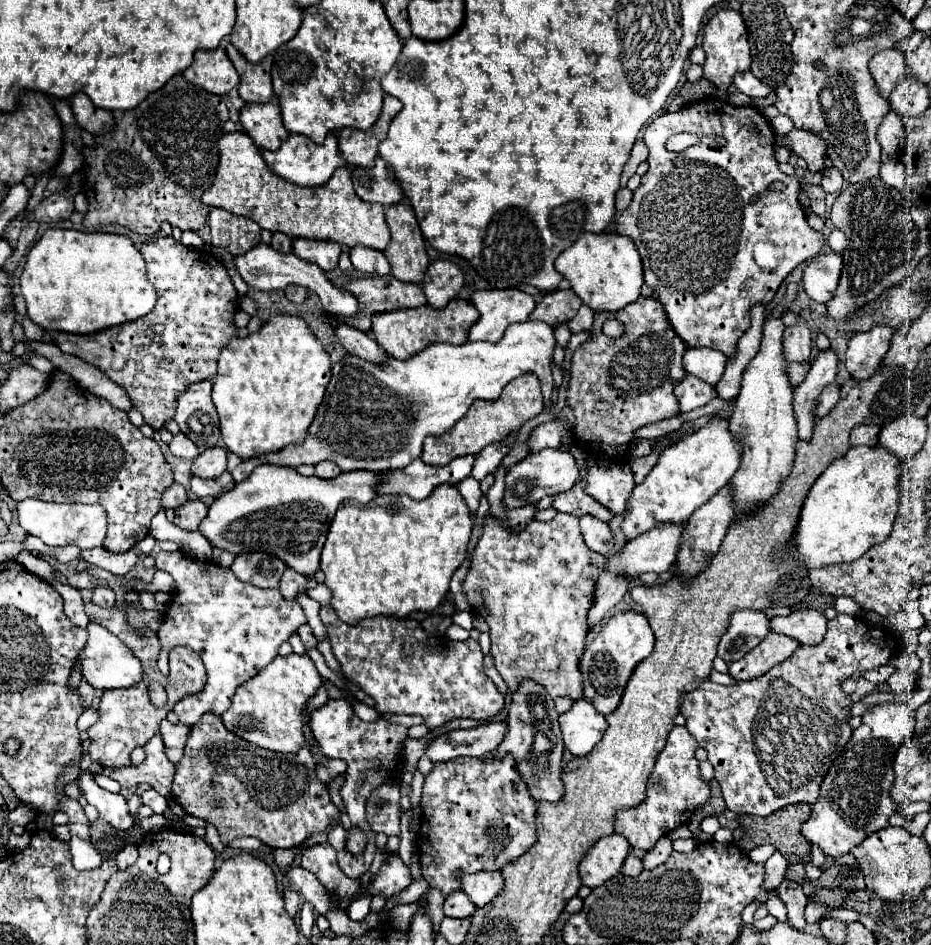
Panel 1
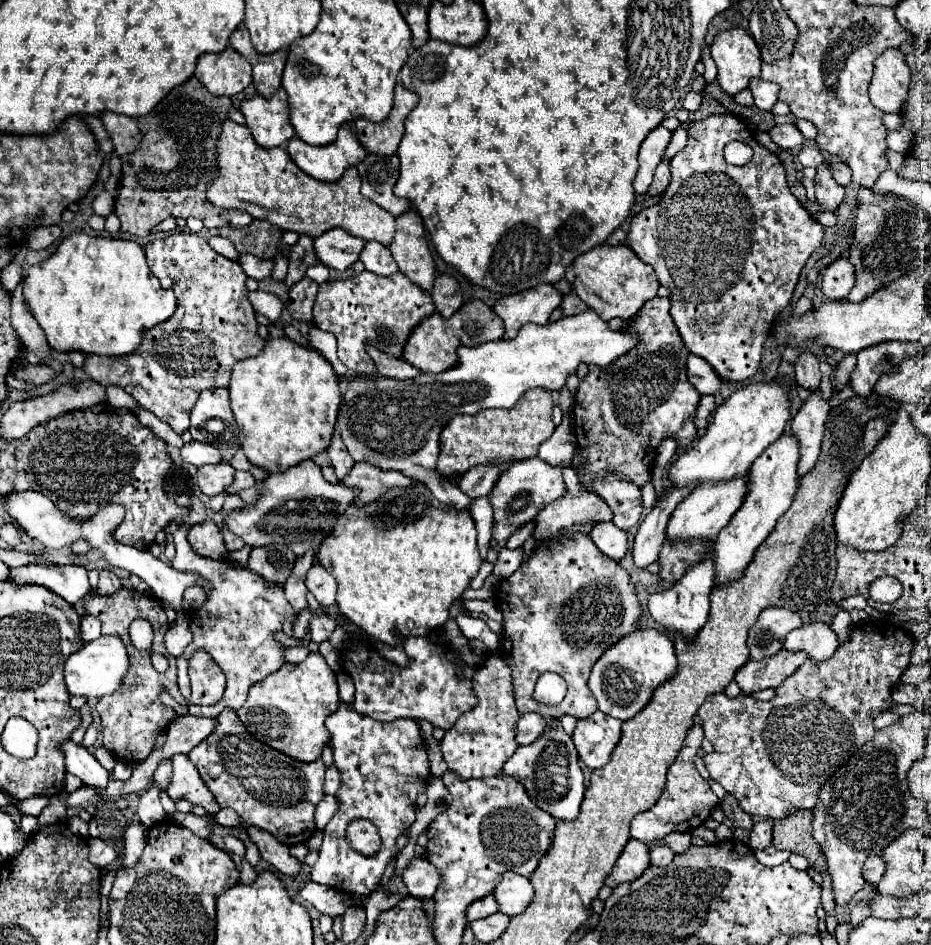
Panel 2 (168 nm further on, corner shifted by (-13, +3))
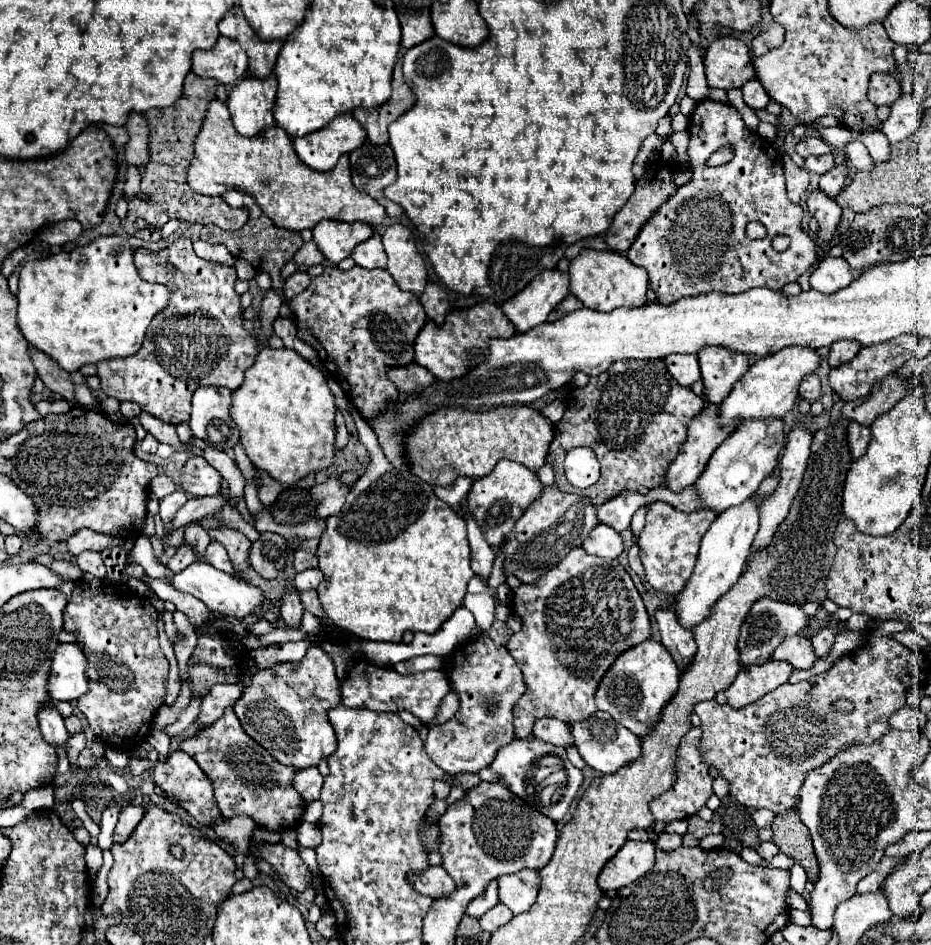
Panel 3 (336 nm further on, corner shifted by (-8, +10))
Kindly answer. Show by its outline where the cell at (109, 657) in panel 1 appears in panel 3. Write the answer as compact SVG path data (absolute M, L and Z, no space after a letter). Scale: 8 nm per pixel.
M59 644L47 678L47 694L51 702L73 702L89 688L85 676L87 658L79 644Z

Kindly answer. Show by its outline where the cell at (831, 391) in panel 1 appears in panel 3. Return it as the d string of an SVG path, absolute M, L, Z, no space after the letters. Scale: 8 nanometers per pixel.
M839 340L837 344L831 344L831 352L829 352L829 366L837 368L849 360L853 360L853 356L859 352L861 344L857 340Z

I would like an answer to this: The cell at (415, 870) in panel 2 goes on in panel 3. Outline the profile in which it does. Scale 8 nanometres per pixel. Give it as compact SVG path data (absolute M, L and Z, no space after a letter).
M431 866L431 868L427 868L427 872L411 876L411 882L419 894L425 894L433 900L447 898L455 892L453 878L445 872L443 866Z

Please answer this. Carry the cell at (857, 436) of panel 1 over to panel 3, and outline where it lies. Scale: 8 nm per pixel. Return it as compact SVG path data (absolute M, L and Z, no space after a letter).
M849 424L847 426L847 446L849 446L853 460L859 460L865 454L869 438L871 438L869 428L863 428L861 424Z

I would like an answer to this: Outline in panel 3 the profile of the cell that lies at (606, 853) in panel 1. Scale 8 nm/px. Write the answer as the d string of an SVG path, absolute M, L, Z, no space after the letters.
M625 842L625 846L605 864L599 874L603 892L619 890L655 866L655 846L651 842Z

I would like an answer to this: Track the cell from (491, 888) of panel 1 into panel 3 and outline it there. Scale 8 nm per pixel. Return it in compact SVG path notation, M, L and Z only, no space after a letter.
M523 870L509 876L499 876L499 900L513 914L527 912L537 898L539 884L541 878L537 870Z

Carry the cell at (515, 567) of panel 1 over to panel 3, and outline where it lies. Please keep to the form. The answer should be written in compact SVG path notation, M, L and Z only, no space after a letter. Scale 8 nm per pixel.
M573 548L551 572L535 584L521 584L513 592L513 612L523 620L523 630L515 632L507 642L509 654L523 672L527 690L515 706L515 738L531 738L533 724L539 718L551 716L565 724L587 720L597 712L595 692L605 672L629 648L651 638L647 608L619 560L607 560Z

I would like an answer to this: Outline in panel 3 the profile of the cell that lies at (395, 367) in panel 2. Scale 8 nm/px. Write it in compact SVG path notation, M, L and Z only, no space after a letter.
M409 364L405 368L391 368L387 376L401 392L407 392L407 394L421 392L423 388L427 388L435 382L433 374L419 364Z

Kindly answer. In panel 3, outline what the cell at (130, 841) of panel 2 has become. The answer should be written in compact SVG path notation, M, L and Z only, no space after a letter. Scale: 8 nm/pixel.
M135 804L127 806L127 808L119 814L119 822L117 822L115 830L113 830L113 840L115 840L117 844L121 844L123 840L127 840L127 836L129 836L129 834L135 830L135 826L141 822L143 814L145 814L145 808L143 808L143 806L135 806Z

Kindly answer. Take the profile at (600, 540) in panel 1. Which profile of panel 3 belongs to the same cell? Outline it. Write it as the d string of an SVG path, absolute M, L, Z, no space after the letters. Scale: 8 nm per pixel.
M599 524L591 530L591 534L583 540L581 548L593 556L599 558L619 558L623 552L623 542L619 534L613 528L607 528L607 524Z

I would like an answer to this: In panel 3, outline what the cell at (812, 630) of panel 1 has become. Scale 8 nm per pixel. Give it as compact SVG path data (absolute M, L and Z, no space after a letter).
M789 636L775 648L771 660L789 662L795 670L809 670L815 664L815 652L811 652L811 640L805 636Z

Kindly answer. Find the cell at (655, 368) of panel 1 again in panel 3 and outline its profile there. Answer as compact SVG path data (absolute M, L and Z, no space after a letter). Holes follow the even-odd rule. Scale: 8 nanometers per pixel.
M623 360L619 364L611 364L611 368L607 372L603 372L599 376L591 376L589 384L585 388L575 388L567 396L565 404L567 404L567 410L565 410L561 422L555 424L555 438L551 442L549 456L547 456L547 460L553 464L553 470L555 470L553 484L561 492L587 496L591 500L591 504L595 504L595 506L601 506L603 502L619 496L625 490L635 492L641 486L647 486L647 488L661 486L665 482L671 460L675 460L679 446L687 438L689 420L695 418L697 414L701 414L705 408L705 400L701 396L693 394L689 388L681 388L667 374L663 360ZM577 446L593 448L595 456L601 464L601 478L585 490L579 490L575 486L567 484L567 478L563 472L565 454Z

